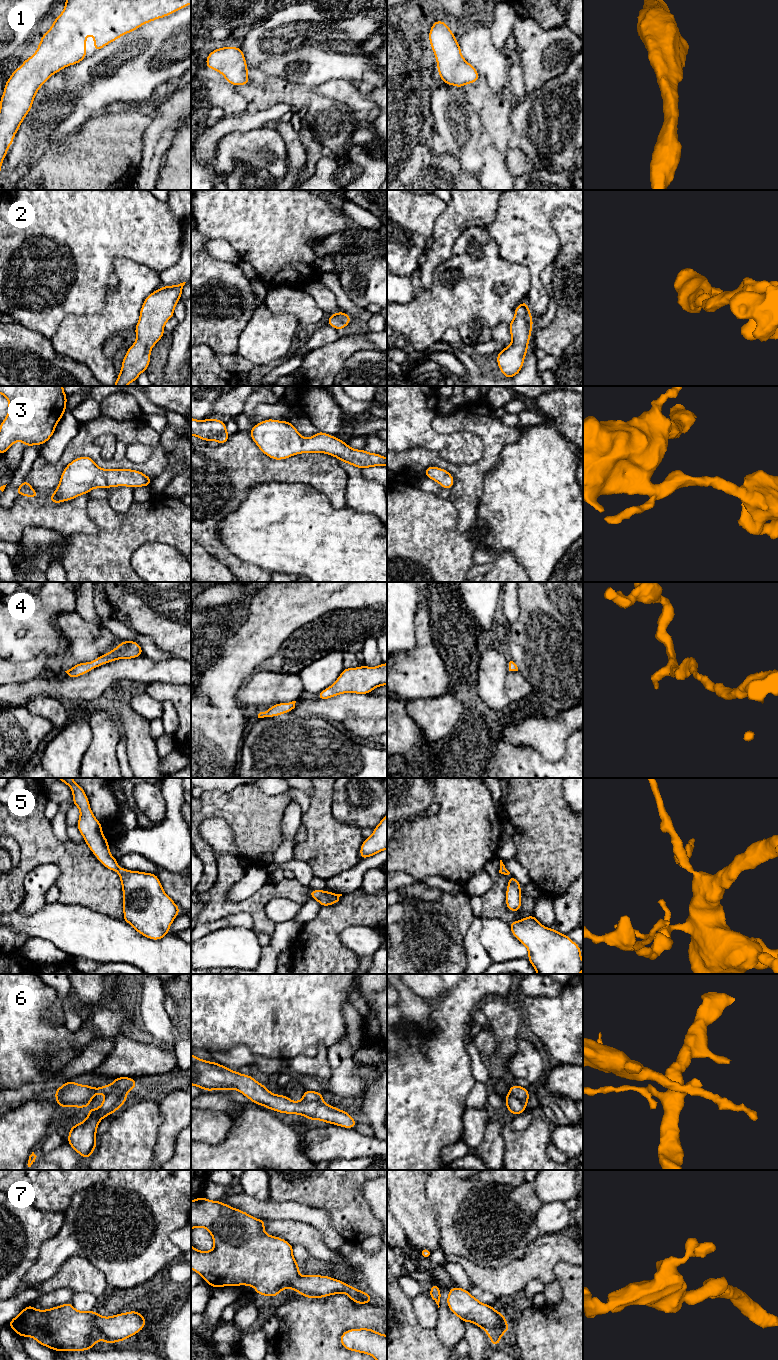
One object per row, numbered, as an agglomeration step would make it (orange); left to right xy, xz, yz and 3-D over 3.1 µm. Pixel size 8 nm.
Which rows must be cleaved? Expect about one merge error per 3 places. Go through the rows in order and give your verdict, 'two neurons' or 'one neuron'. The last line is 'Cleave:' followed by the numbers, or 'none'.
1: one neuron
2: one neuron
3: one neuron
4: one neuron
5: one neuron
6: two neurons
7: one neuron
Cleave: 6

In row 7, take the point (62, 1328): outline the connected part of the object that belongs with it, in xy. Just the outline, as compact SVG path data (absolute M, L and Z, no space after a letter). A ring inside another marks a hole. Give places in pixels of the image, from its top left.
M67 1302L47 1310L25 1307L7 1323L19 1337L32 1337L54 1351L86 1351L100 1338L107 1344L121 1342L146 1326L138 1311L102 1317L95 1311L77 1311Z

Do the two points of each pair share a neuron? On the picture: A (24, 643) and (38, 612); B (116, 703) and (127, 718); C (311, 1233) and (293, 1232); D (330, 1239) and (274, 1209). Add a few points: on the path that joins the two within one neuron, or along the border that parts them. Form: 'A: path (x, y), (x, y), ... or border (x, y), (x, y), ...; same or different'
A: path (32, 635), (38, 629), (38, 620); same
B: path (118, 707), (124, 714); same
C: path (307, 1233), (297, 1233); same
D: path (320, 1224), (310, 1215), (289, 1210); same

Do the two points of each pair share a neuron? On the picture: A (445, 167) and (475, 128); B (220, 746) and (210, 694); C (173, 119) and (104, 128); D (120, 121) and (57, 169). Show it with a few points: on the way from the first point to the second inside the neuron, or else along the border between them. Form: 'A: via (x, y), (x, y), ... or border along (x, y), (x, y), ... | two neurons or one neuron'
A: border along (459, 163), (464, 170), (472, 174) | two neurons
B: via (213, 733), (213, 707) | one neuron
C: border along (152, 114), (150, 124), (145, 129), (142, 139) | two neurons
D: via (104, 137), (73, 165) | one neuron

